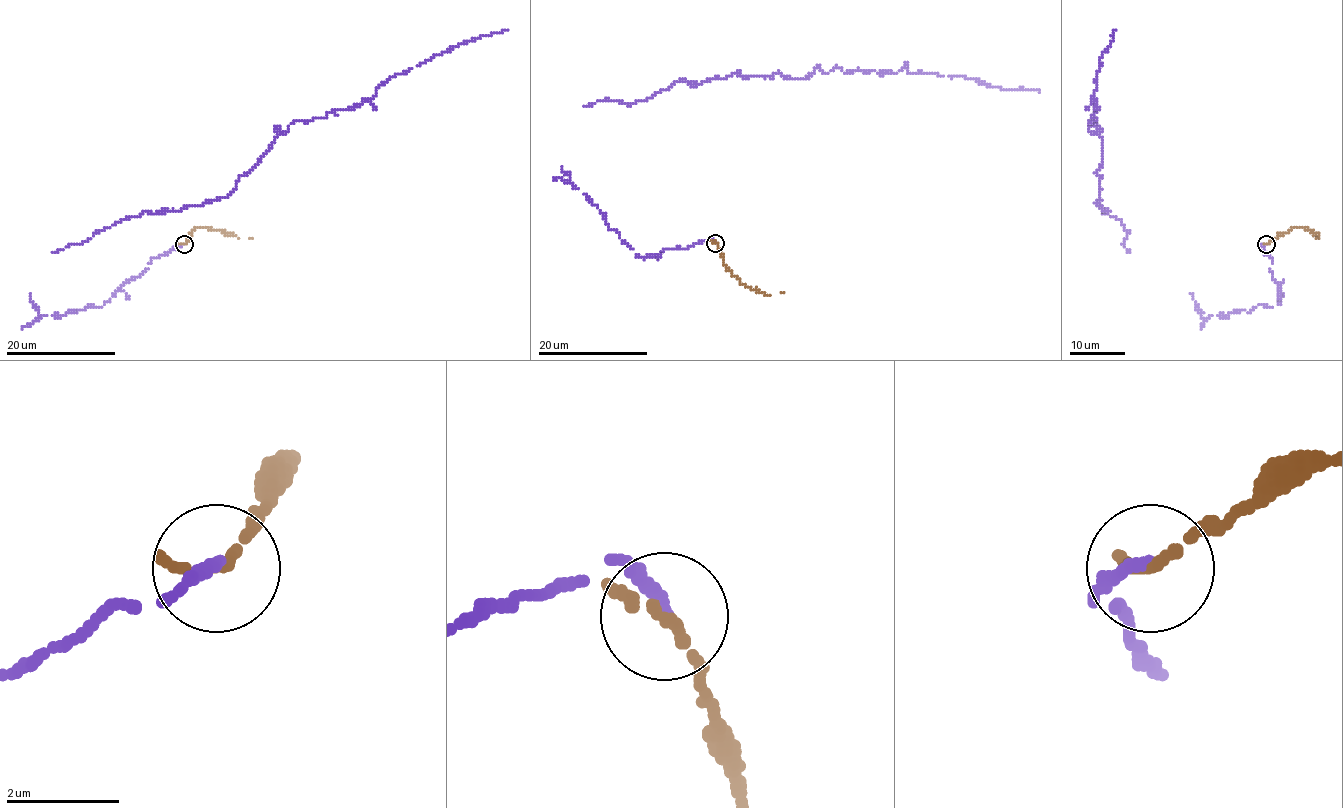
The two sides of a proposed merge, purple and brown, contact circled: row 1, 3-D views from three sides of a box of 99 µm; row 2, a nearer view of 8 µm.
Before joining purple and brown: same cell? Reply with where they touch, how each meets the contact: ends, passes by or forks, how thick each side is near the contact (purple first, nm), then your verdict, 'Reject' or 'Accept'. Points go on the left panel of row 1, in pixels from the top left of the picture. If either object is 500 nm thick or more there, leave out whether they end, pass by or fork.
Place: (184, 244). At the ring purple ends. At the ring brown ends. Thickness 260 nm (purple) against 280 nm. Accept

